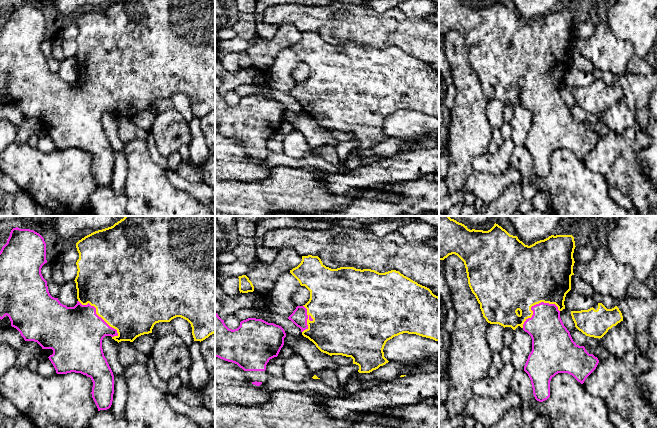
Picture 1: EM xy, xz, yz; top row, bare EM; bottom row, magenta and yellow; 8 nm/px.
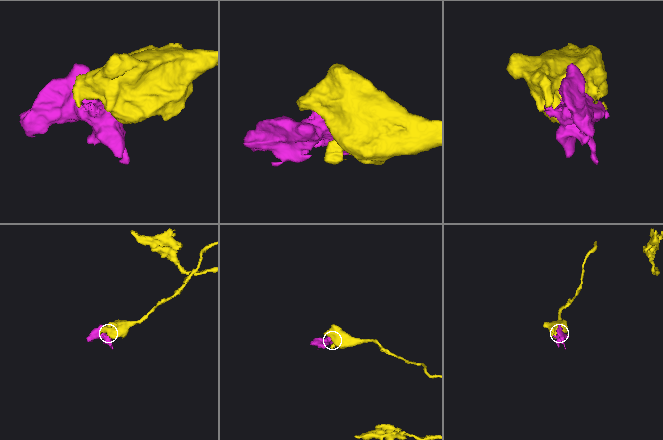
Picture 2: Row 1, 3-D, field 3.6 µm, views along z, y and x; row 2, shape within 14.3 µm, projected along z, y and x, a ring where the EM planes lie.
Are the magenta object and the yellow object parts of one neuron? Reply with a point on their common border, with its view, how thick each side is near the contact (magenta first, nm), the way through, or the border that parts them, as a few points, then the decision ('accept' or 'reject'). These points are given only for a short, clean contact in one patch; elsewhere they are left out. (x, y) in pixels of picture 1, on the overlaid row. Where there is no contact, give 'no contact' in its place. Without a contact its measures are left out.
contact xy (97, 315); calibres 440 and 480 nm; accept

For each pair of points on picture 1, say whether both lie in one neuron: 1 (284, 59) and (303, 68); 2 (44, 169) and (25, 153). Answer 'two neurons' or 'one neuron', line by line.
1: two neurons
2: one neuron

